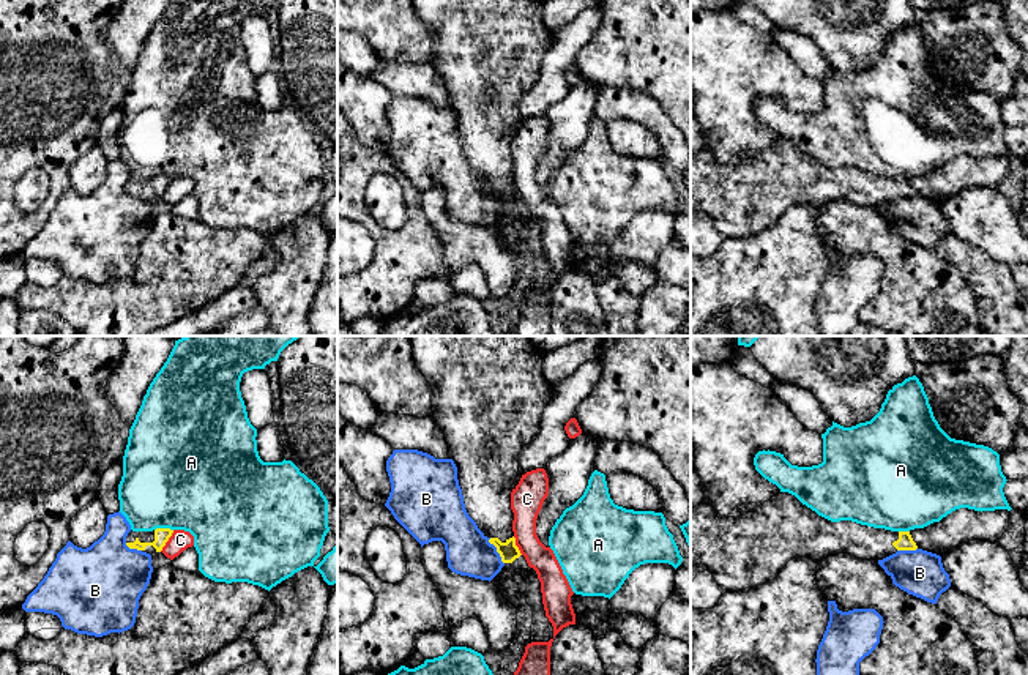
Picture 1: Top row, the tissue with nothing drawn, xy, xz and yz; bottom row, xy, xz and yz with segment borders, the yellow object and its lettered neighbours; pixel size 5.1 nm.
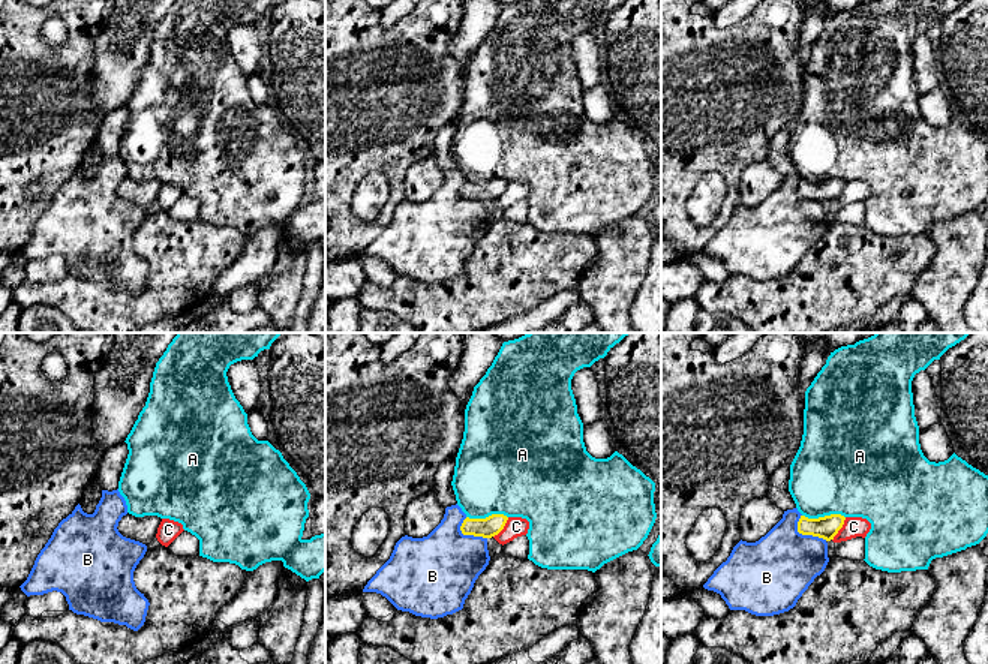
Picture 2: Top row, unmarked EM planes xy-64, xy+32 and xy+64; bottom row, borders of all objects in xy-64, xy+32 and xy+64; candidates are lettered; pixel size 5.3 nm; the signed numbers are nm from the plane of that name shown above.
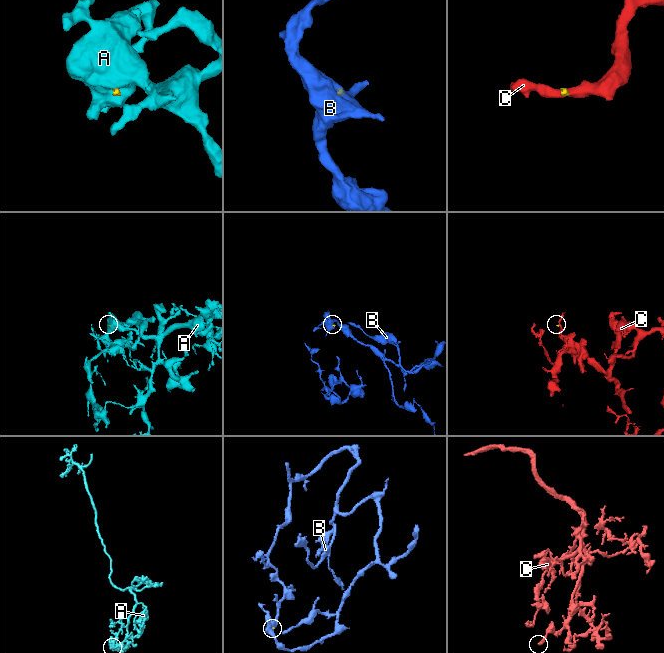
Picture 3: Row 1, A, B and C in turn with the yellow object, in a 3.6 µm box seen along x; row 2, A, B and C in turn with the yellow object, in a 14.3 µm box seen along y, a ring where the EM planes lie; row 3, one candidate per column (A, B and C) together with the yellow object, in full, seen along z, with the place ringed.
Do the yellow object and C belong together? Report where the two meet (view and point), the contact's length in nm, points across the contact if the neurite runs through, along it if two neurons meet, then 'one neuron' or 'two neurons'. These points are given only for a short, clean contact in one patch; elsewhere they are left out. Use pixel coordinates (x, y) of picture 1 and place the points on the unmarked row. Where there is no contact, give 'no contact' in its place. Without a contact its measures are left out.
contact xy (167, 186); length 130 nm; border xy (174, 177), (160, 197); two neurons

